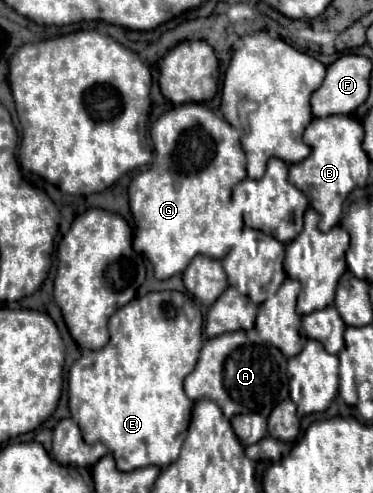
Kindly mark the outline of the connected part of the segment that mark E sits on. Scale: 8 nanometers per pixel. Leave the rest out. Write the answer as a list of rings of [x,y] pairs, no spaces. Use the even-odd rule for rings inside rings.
[[[160,291],[136,297],[118,309],[108,323],[110,343],[98,351],[86,351],[74,361],[68,373],[68,407],[78,423],[84,441],[104,443],[116,457],[120,471],[132,471],[146,465],[168,467],[179,457],[188,431],[192,401],[182,389],[182,381],[192,373],[202,347],[200,307],[180,291]]]

